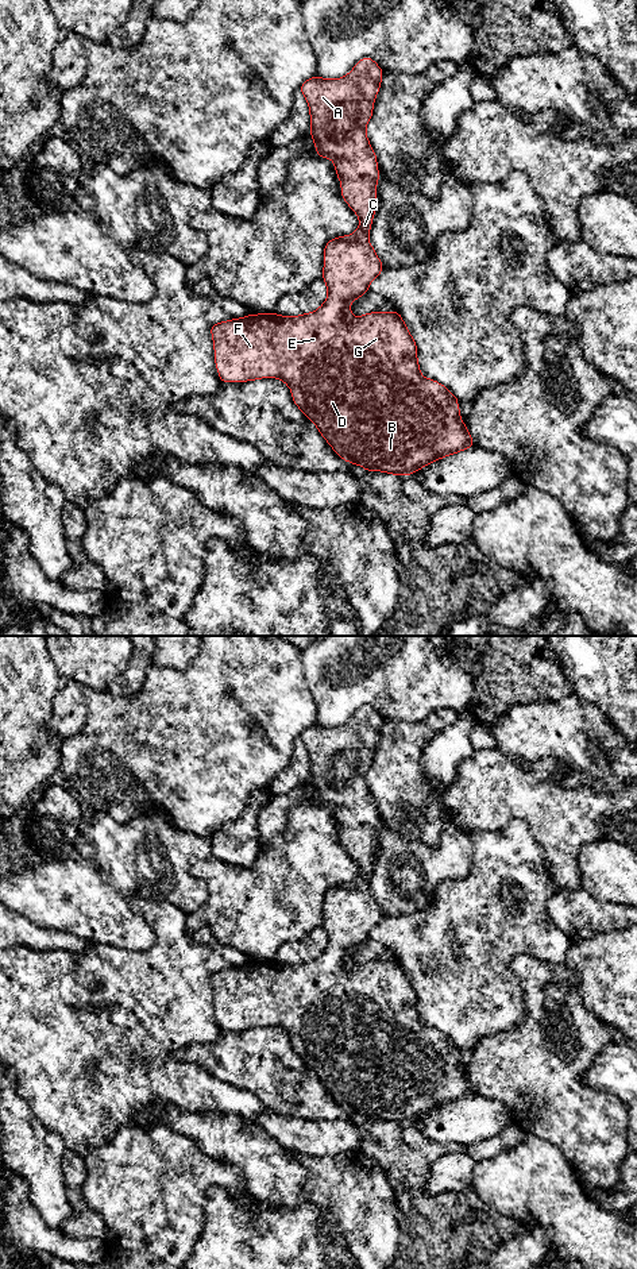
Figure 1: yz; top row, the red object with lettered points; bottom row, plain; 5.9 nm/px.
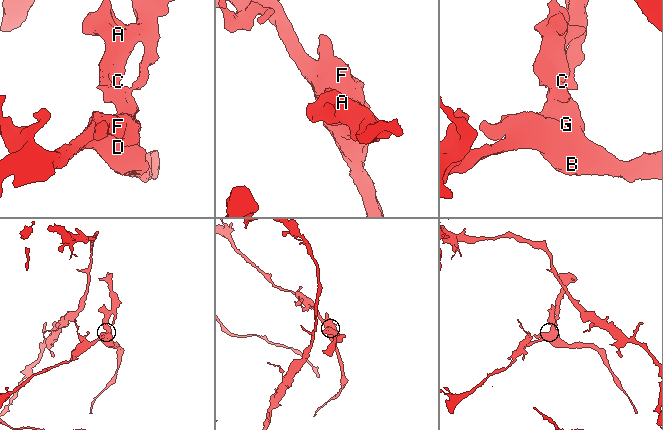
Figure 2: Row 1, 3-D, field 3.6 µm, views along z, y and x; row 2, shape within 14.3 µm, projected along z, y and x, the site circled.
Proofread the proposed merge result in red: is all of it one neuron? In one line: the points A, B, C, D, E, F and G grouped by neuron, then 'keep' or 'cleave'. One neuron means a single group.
A C / B D E F G | cleave

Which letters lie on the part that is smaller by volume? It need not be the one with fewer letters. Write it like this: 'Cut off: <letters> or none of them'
Cut off: A, C

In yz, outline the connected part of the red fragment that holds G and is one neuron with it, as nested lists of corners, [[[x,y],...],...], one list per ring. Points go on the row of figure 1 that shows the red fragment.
[[[331,239],[324,248],[325,302],[317,310],[300,316],[247,315],[211,325],[215,362],[221,382],[282,379],[290,387],[294,404],[343,460],[366,471],[412,475],[435,460],[475,446],[460,420],[458,397],[435,379],[421,375],[417,346],[399,312],[352,316],[350,304],[368,292],[370,282],[382,270],[382,262],[368,242]]]

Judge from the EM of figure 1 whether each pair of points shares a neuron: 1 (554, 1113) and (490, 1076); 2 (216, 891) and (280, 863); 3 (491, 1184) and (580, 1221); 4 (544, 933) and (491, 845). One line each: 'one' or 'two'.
1: one
2: one
3: one
4: one

